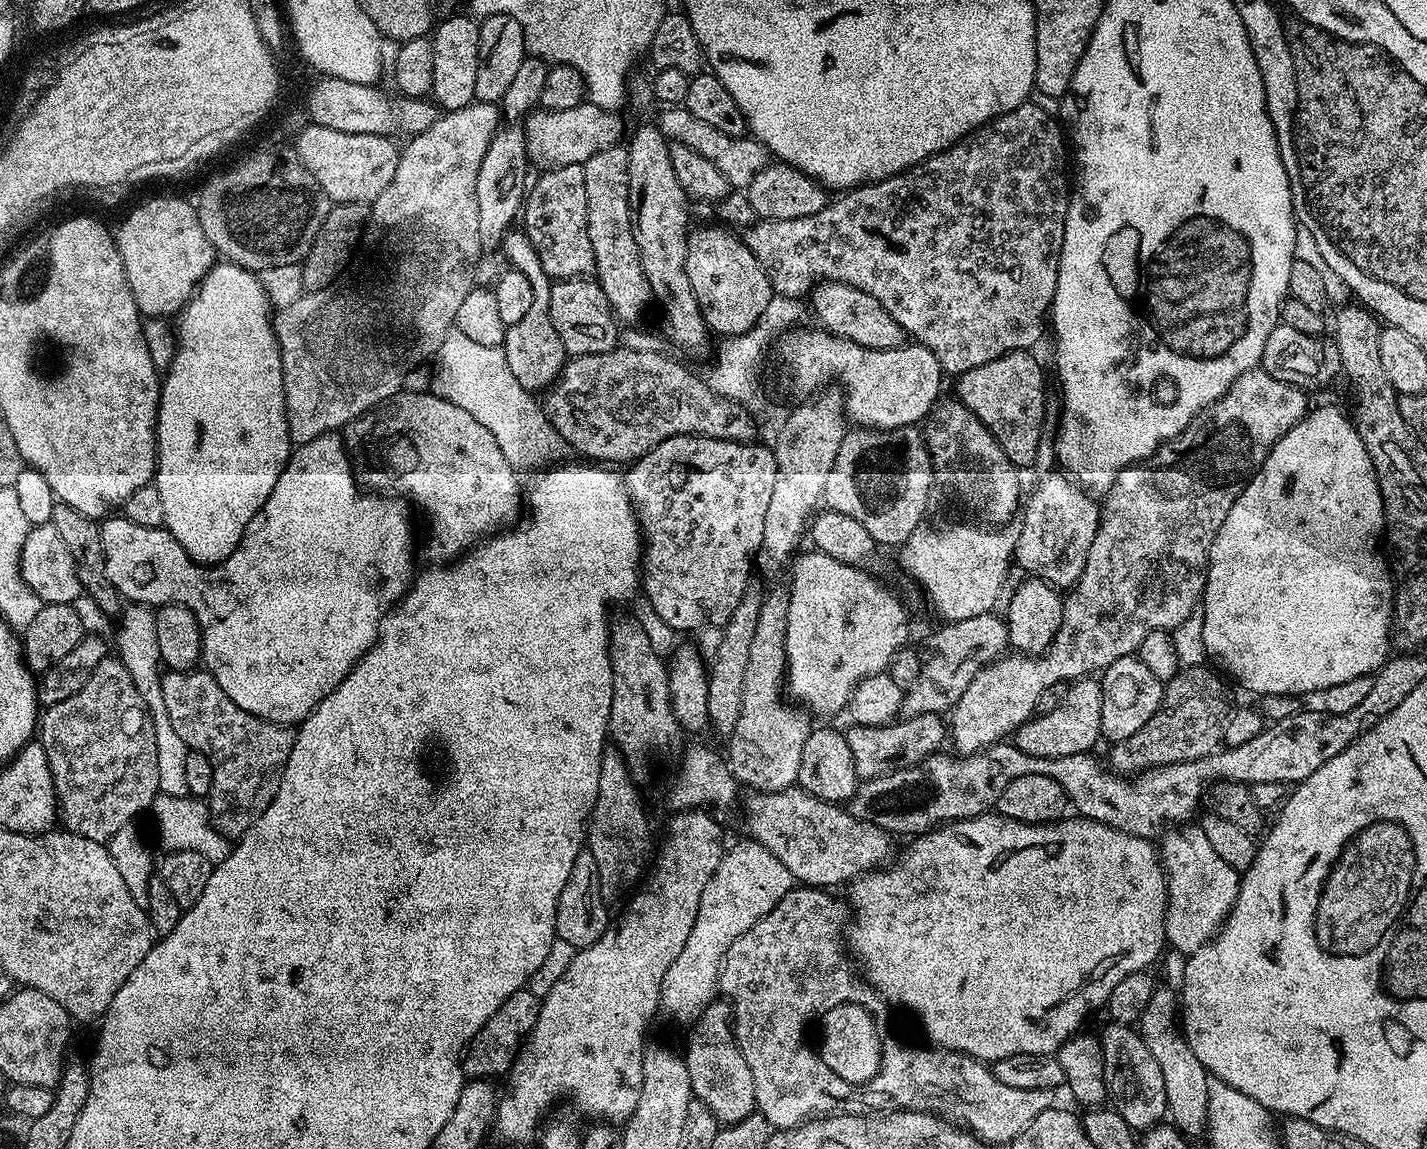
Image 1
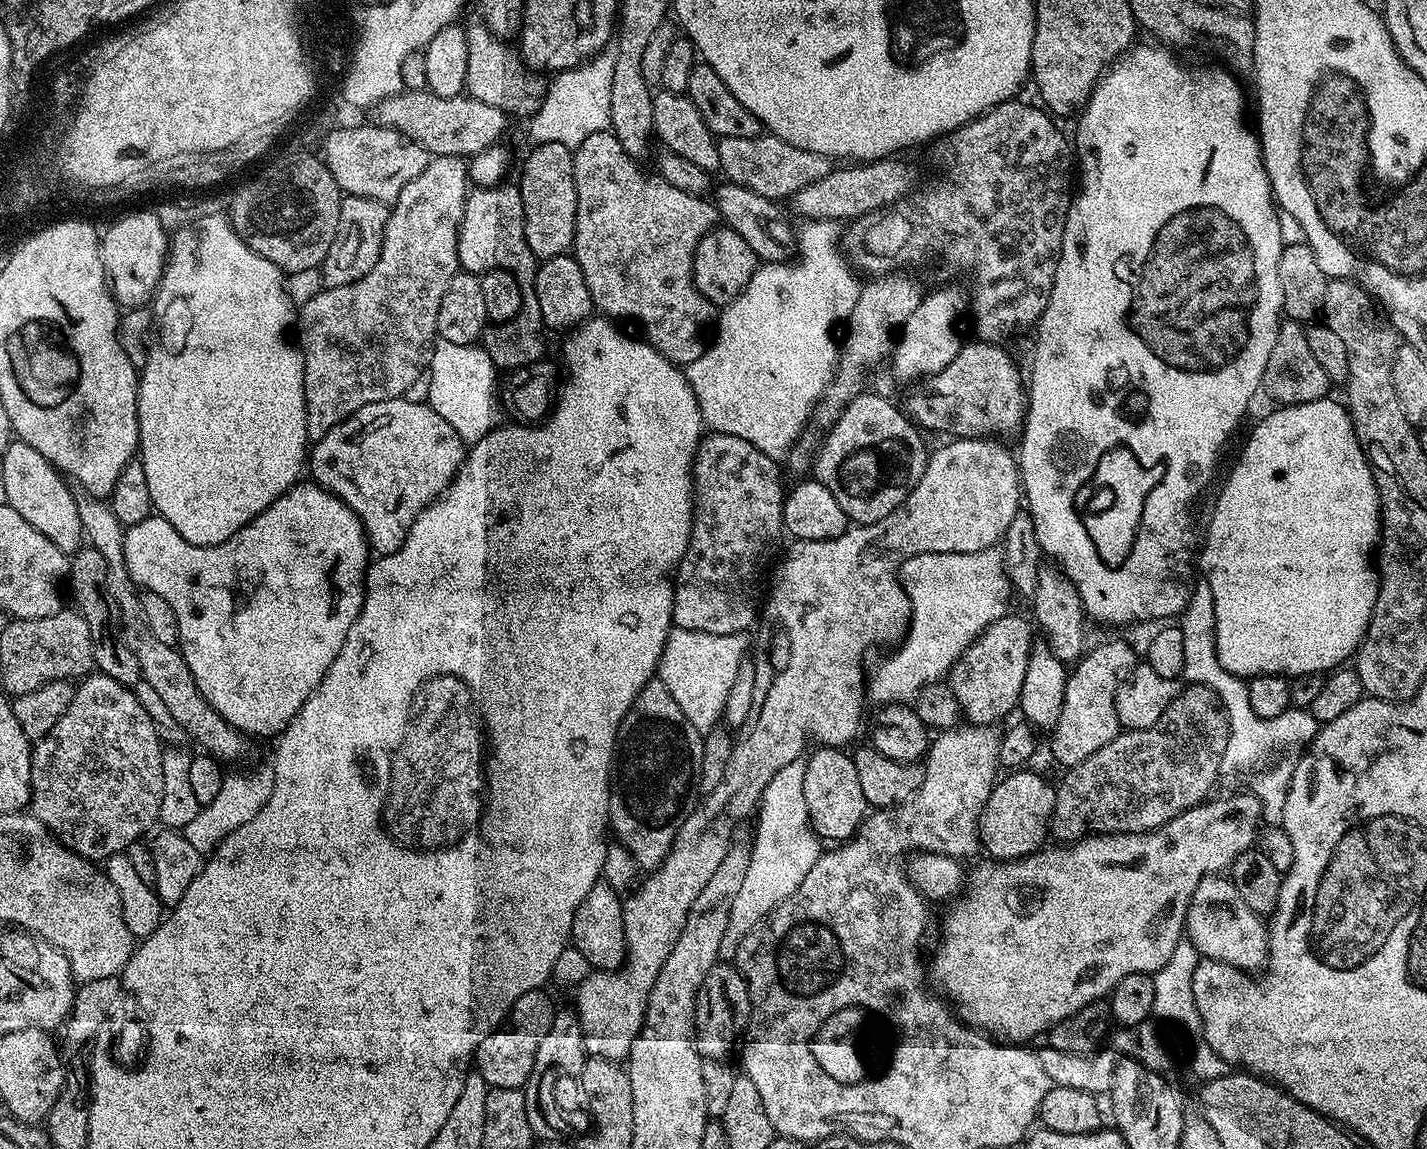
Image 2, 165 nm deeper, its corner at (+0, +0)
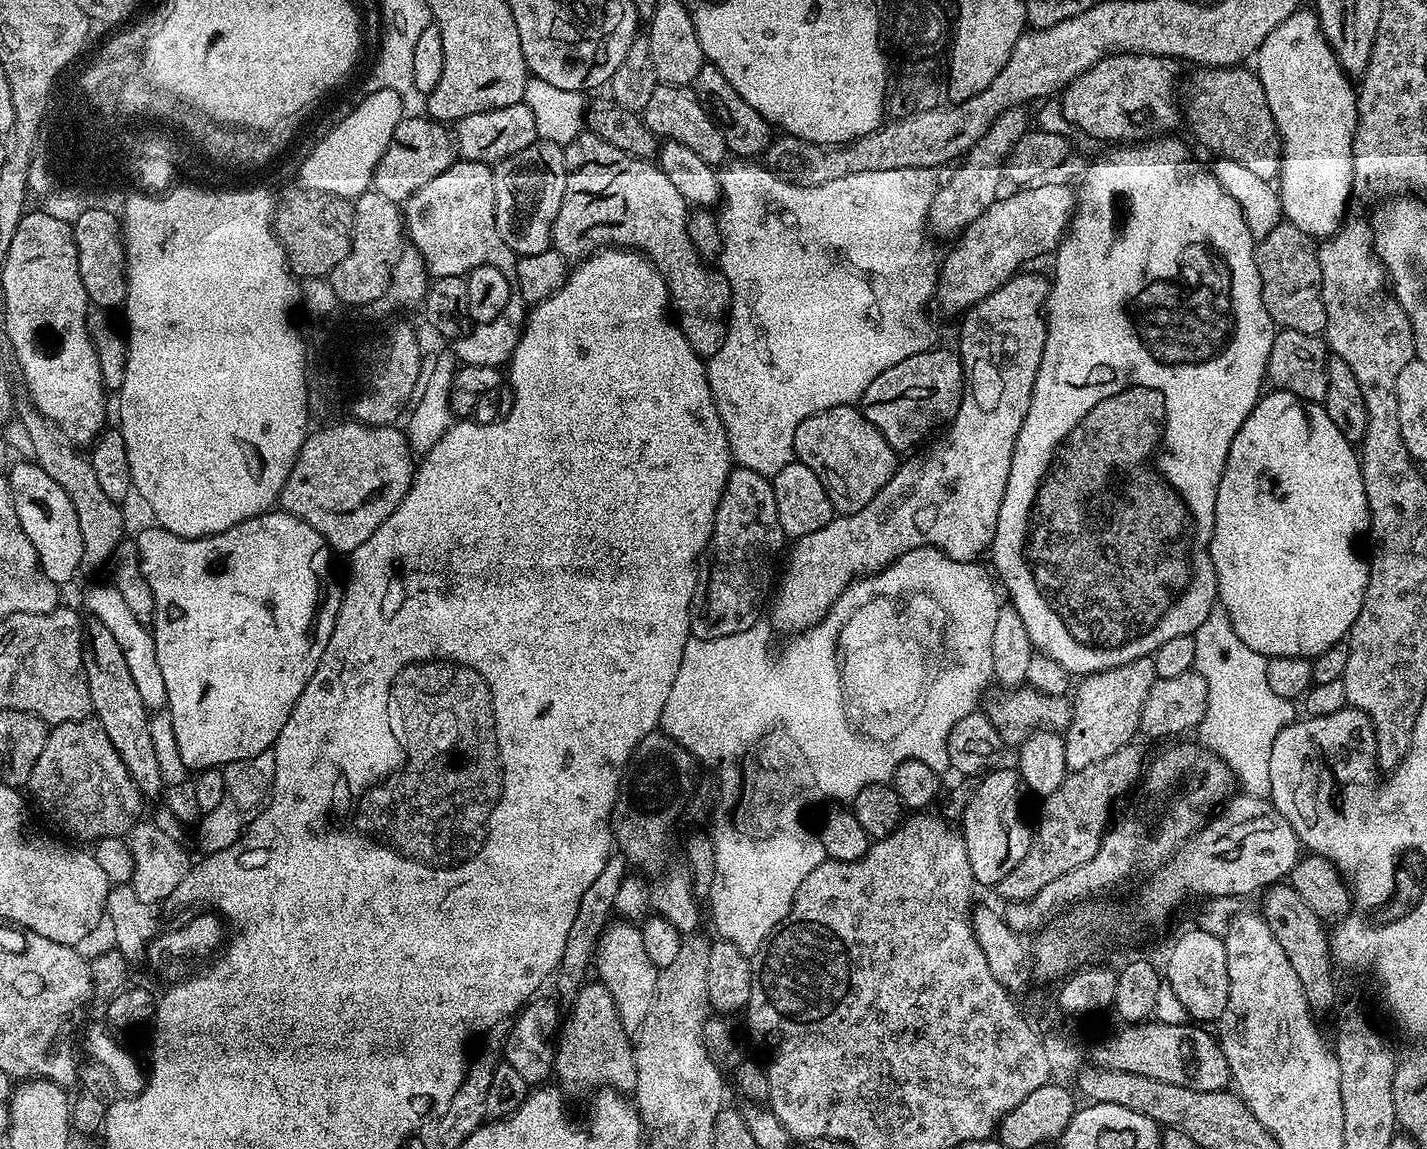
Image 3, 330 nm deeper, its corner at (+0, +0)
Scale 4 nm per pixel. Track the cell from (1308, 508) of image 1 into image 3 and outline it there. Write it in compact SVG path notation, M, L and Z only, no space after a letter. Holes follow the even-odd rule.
M1272 390L1272 393L1261 395L1256 405L1250 410L1246 422L1234 434L1234 442L1230 442L1230 450L1226 458L1226 466L1222 470L1222 478L1218 482L1218 494L1214 502L1214 530L1208 549L1216 571L1216 594L1219 607L1230 614L1230 622L1234 626L1234 634L1250 646L1258 654L1266 657L1274 656L1307 656L1309 658L1322 654L1330 646L1341 643L1351 632L1358 618L1358 610L1362 610L1362 602L1368 585L1368 564L1356 553L1356 539L1367 533L1370 528L1368 518L1368 499L1364 489L1364 479L1360 473L1360 457L1357 449L1346 438L1342 438L1342 430L1330 422L1330 414L1326 414L1323 406L1316 402L1299 400L1294 394Z

